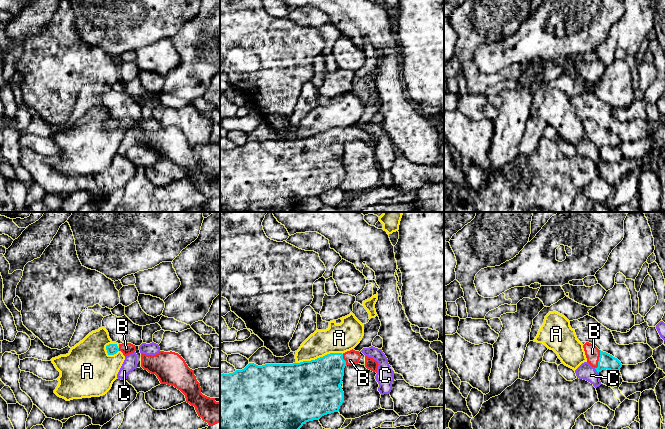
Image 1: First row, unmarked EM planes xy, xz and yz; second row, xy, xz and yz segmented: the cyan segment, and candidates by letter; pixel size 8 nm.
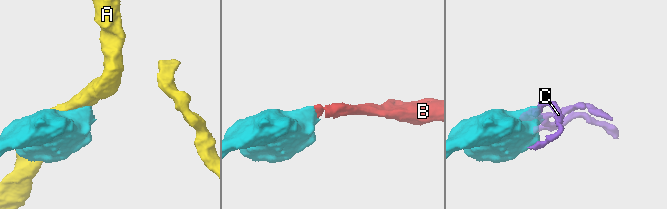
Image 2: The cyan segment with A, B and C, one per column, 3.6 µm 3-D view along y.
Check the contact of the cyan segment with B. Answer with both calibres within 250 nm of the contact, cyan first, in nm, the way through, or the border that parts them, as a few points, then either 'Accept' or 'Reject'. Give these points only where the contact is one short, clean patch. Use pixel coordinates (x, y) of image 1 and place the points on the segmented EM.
Thickness 130 nm (cyan) against 120 nm. Path across: yz (606, 361), (599, 359), (592, 353). Accept

